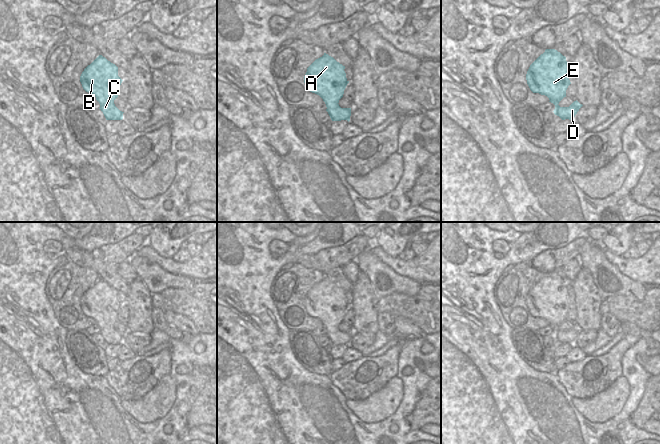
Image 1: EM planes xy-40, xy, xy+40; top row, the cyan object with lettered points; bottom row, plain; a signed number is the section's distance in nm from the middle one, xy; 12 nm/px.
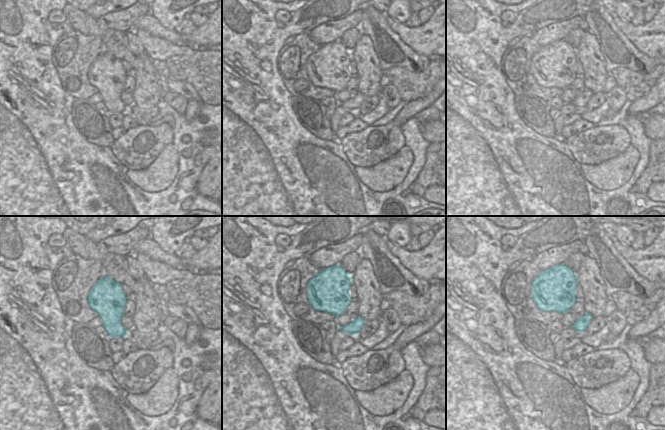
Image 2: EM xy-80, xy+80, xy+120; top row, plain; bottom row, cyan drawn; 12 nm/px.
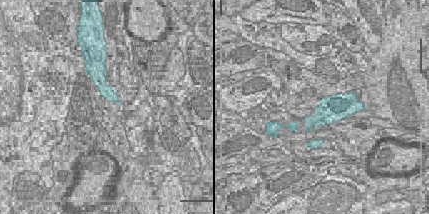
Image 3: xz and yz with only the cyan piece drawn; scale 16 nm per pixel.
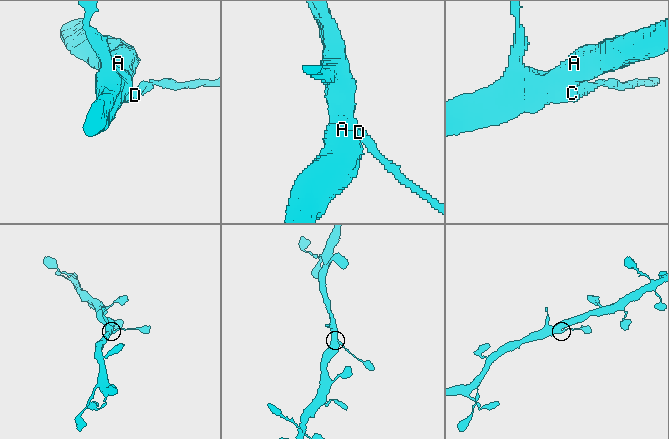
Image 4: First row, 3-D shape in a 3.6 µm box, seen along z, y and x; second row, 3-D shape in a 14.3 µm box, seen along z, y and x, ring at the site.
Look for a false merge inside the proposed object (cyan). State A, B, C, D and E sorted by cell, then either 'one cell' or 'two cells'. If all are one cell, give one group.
A B C D E; one cell

